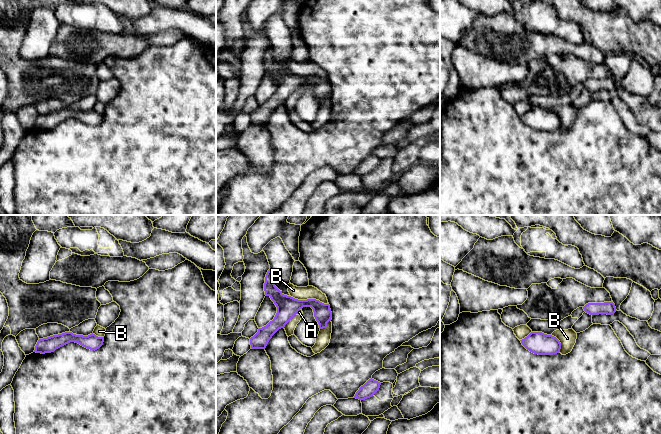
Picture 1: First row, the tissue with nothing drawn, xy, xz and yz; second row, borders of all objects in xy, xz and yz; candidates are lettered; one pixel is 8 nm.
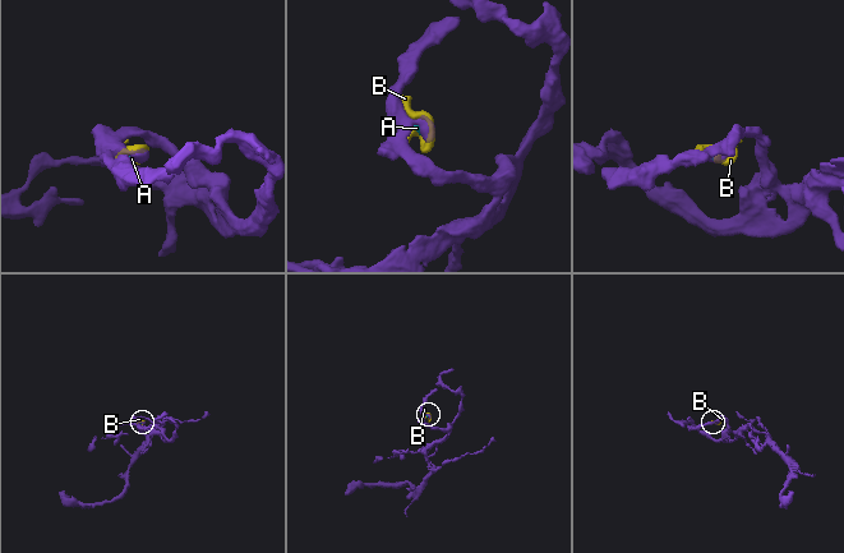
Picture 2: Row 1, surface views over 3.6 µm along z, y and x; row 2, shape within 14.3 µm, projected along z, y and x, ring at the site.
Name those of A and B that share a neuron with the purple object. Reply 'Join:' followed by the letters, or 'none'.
Join: none

